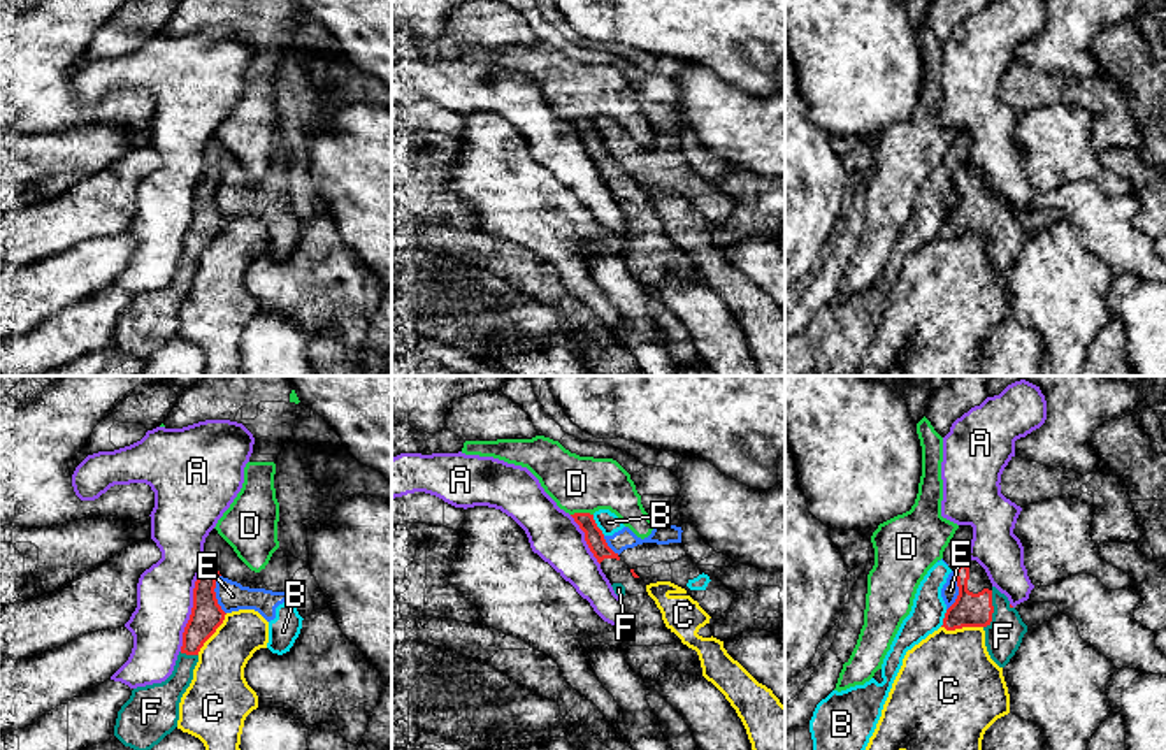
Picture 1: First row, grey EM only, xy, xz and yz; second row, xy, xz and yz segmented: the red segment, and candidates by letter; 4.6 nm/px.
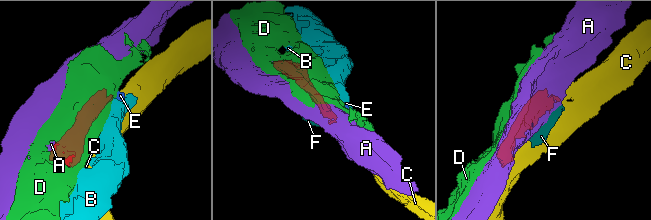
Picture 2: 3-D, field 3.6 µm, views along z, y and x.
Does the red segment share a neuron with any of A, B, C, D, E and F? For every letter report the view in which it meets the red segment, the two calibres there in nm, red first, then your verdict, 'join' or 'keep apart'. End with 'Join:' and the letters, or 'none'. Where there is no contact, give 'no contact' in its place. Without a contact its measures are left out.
A: contact in xy; calibres 150 and 260 nm; keep apart
B: contact in xz; calibres 90 and 100 nm; keep apart
C: contact in xy; calibres 150 and 260 nm; keep apart
D: contact in xz; calibres 90 and 260 nm; keep apart
E: contact in xy; calibres 150 and 140 nm; keep apart
F: contact in yz; calibres 160 and 170 nm; join
Join: F

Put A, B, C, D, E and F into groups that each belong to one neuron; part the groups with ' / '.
A / B E / C / D / F

